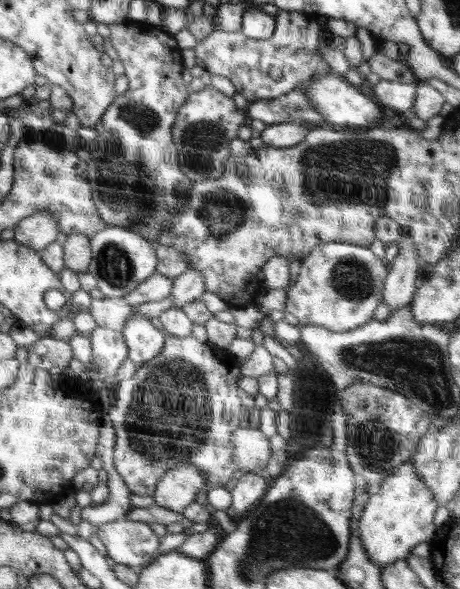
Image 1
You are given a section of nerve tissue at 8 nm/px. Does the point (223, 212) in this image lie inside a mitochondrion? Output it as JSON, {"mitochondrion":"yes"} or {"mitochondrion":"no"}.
{"mitochondrion":"yes"}

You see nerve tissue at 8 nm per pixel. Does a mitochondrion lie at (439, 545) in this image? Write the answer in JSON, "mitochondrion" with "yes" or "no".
{"mitochondrion":"no"}

